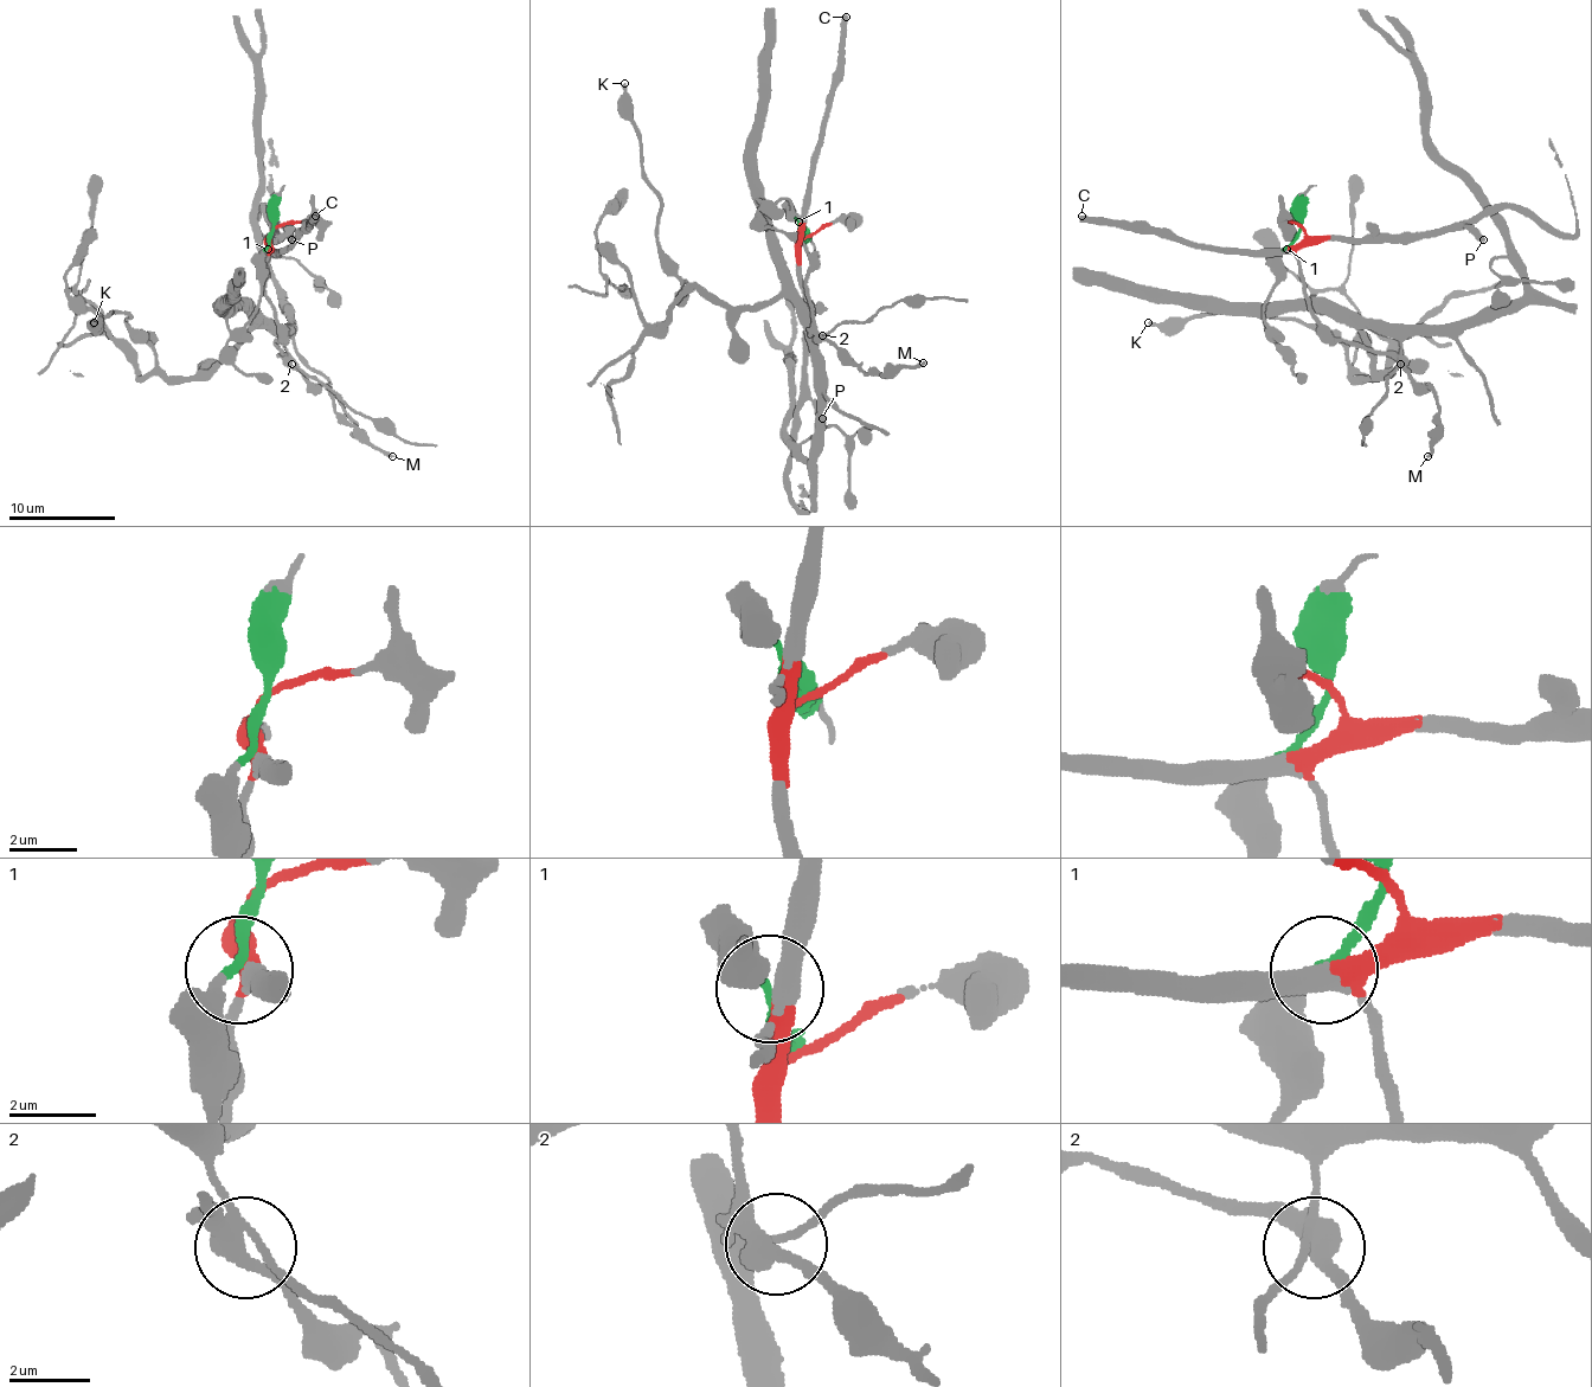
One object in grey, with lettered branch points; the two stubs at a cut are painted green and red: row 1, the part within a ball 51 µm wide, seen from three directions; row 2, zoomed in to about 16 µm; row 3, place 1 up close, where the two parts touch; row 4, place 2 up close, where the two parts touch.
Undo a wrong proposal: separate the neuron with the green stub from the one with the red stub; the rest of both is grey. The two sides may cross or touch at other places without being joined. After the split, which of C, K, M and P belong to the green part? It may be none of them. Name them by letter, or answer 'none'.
K

